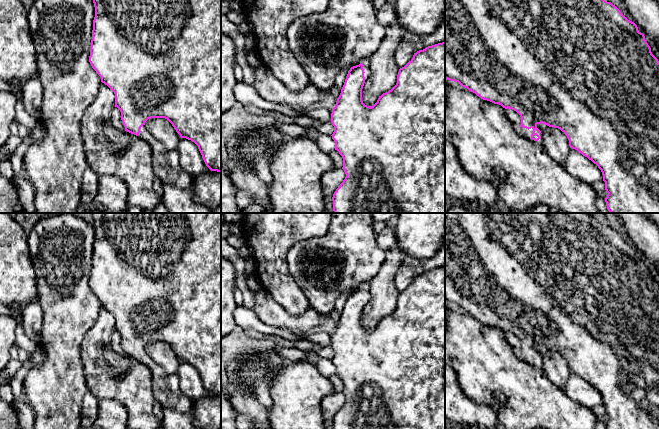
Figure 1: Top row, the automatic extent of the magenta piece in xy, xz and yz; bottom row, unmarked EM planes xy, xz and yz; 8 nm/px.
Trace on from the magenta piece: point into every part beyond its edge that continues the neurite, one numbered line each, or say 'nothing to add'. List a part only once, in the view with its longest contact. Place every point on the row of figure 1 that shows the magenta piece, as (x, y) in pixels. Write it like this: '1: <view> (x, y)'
1: yz (526, 133)

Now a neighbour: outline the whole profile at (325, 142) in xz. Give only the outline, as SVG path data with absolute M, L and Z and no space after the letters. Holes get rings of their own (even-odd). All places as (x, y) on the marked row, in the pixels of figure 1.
M320 134L316 141L318 147L326 154L331 154L335 150L335 142L331 135Z

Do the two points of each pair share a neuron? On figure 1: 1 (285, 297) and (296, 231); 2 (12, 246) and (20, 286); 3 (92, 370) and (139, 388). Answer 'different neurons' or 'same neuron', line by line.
1: same neuron
2: same neuron
3: same neuron

